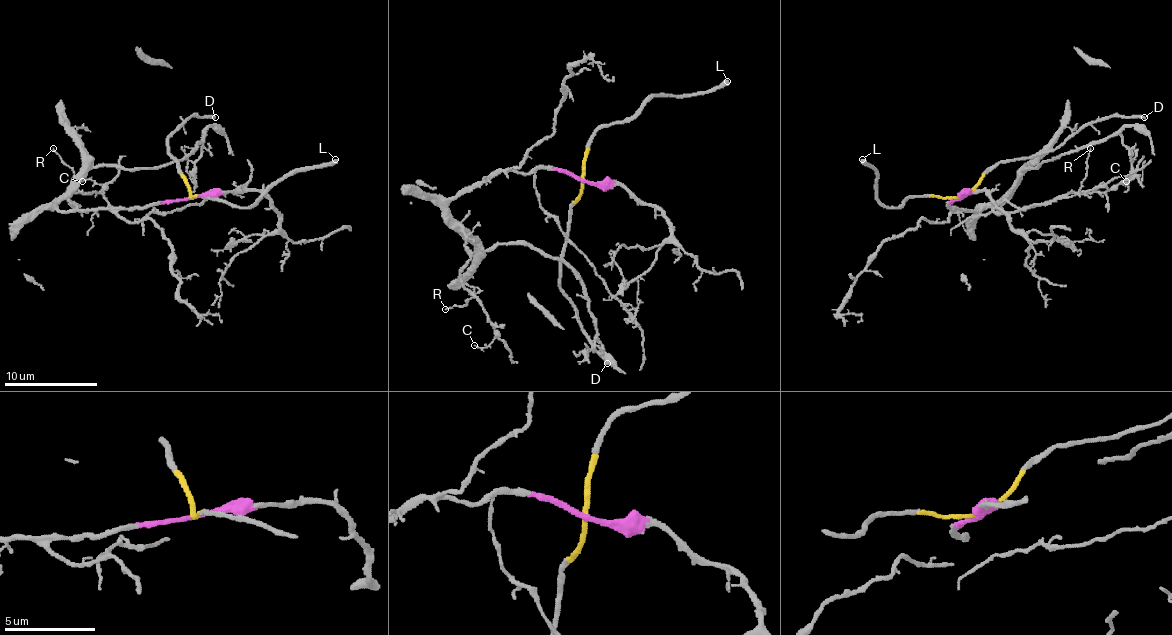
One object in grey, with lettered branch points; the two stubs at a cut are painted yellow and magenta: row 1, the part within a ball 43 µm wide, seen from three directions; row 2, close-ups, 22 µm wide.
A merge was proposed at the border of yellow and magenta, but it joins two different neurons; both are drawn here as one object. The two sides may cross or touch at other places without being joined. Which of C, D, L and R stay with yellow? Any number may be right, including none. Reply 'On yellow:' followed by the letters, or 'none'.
On yellow: D, L

